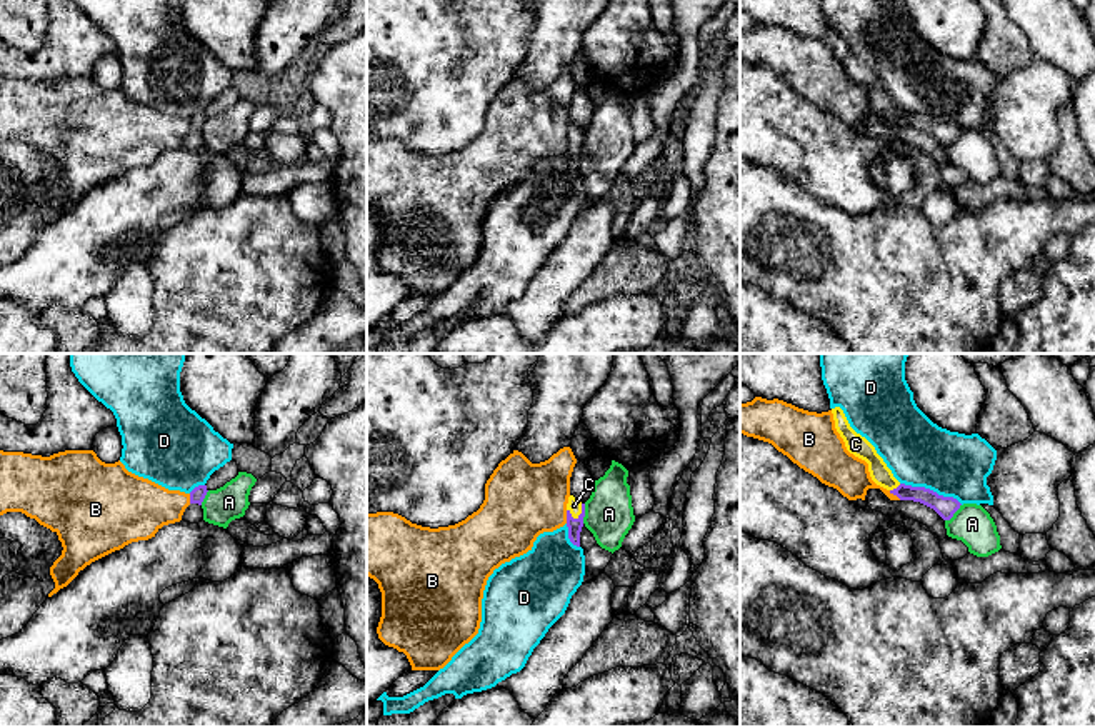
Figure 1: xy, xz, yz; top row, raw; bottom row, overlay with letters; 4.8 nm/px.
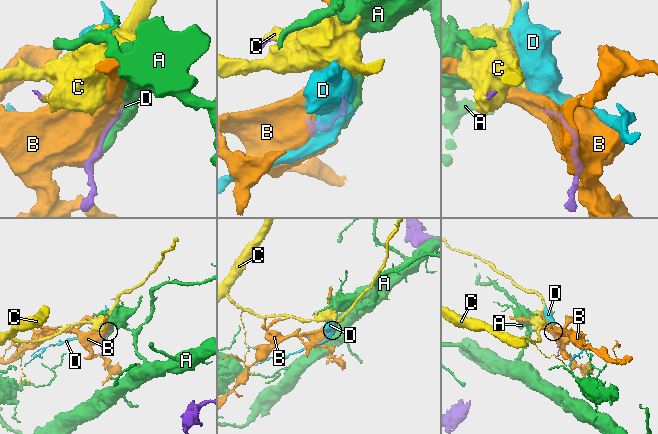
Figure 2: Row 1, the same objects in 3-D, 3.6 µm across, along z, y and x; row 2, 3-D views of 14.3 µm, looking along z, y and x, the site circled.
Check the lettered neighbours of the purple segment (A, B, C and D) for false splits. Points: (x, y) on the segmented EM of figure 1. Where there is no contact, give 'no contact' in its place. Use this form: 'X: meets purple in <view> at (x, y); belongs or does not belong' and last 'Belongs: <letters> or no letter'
A: meets purple in xz at (584, 514); does not belong
B: meets purple in xz at (567, 517); does not belong
C: meets purple in xz at (582, 512); belongs
D: meets purple in yz at (932, 491); does not belong
Belongs: C

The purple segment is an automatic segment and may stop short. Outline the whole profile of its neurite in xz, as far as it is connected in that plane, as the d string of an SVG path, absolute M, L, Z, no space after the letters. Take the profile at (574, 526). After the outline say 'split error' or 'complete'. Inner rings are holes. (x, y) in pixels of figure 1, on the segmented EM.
M570 495L567 504L567 527L568 539L577 547L580 547L580 532L583 527L583 517L585 517L585 504Z; split error

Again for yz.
M835 407L832 409L832 414L835 429L843 439L847 450L868 464L870 477L877 485L887 489L900 500L913 500L933 509L943 520L950 520L960 509L962 504L953 497L938 495L925 487L900 484L883 459L877 454L875 447L850 427L843 410Z; split error

